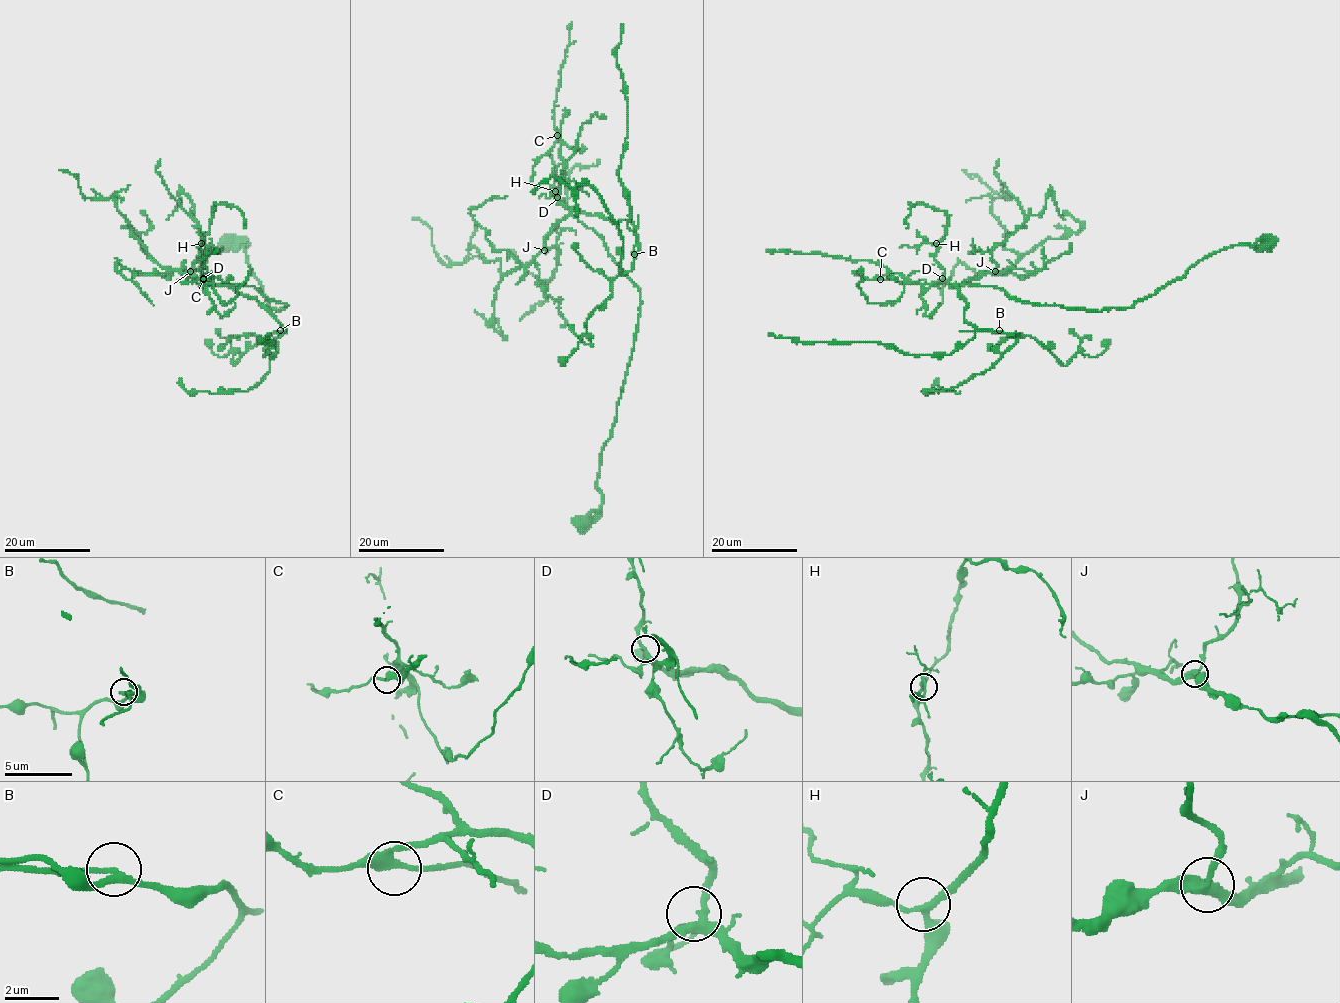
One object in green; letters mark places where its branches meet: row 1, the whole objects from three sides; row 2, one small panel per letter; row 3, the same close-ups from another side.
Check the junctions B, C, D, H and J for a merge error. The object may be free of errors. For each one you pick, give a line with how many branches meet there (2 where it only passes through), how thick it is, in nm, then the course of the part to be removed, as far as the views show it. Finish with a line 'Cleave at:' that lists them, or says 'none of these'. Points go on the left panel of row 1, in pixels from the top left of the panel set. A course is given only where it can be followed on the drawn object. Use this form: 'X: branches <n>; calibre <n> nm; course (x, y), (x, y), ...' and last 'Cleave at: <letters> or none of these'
Cleave at: none of these

